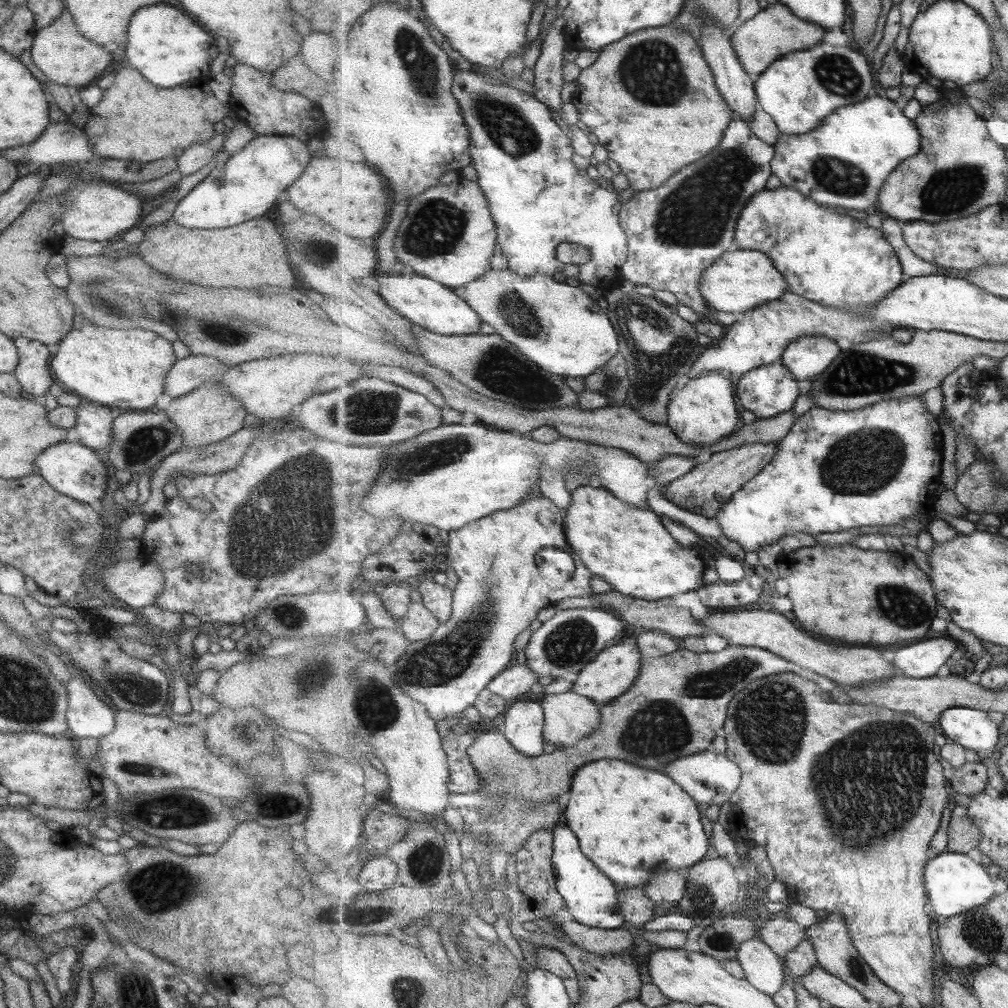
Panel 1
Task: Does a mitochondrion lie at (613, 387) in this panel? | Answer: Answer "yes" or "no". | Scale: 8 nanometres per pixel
yes

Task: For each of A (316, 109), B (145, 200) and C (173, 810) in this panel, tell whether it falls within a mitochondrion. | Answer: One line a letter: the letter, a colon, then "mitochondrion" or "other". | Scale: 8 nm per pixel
A: other
B: other
C: mitochondrion

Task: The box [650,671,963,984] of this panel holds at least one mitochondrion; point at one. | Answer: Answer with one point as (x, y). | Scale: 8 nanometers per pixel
(878, 796)

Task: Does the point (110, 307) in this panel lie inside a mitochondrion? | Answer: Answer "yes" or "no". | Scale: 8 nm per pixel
yes

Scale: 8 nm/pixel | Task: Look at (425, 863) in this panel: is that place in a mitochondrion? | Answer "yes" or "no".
yes

